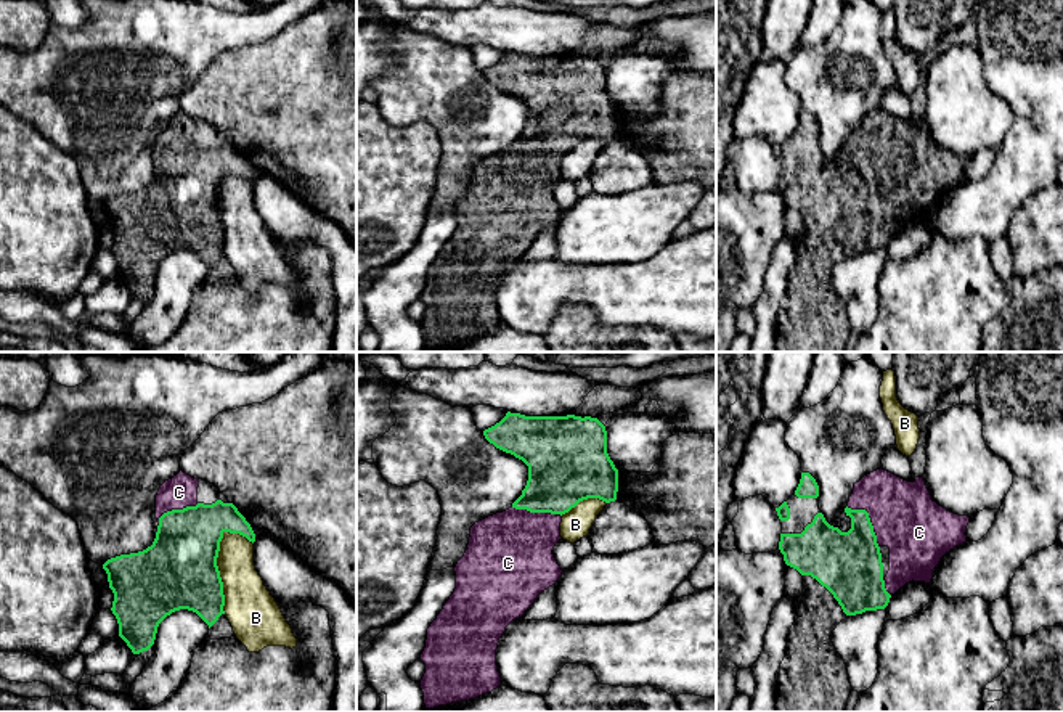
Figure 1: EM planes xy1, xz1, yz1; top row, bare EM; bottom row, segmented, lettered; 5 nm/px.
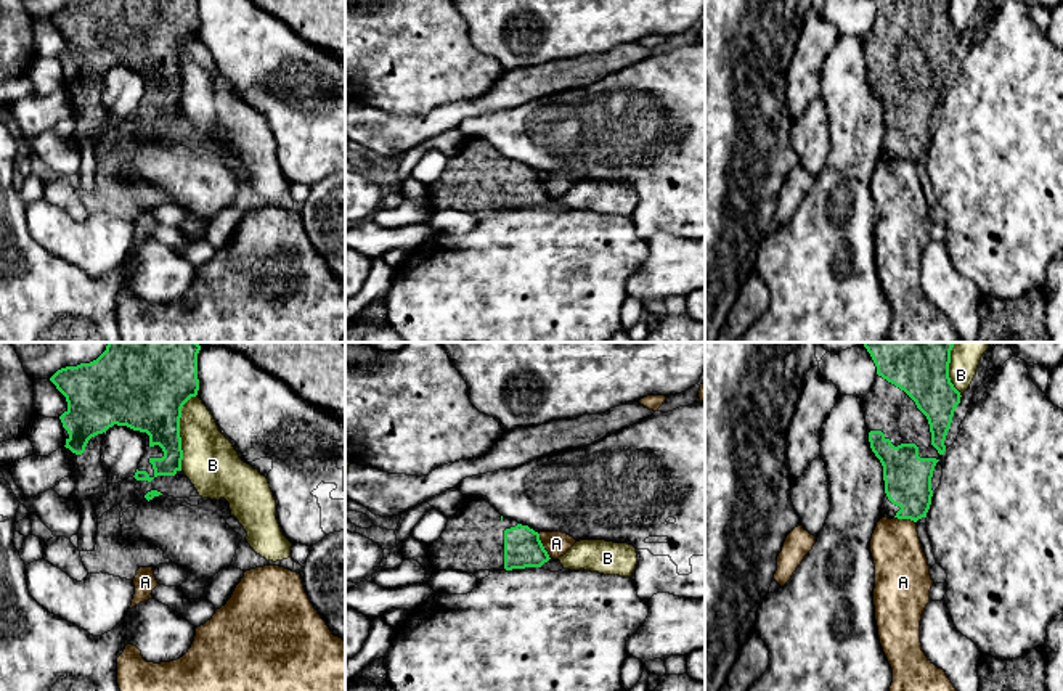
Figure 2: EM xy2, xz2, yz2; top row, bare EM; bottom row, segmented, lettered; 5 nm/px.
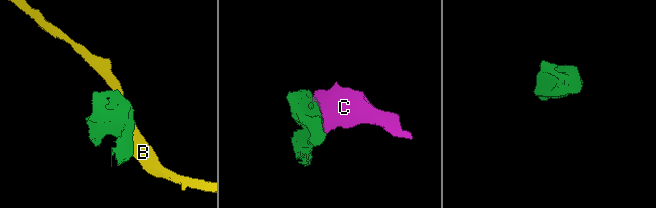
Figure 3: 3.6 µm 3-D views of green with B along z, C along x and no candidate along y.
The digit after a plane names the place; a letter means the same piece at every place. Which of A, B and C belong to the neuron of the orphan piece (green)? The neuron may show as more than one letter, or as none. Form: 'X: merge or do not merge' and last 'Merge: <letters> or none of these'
A: do not merge
B: do not merge
C: merge
Merge: C

